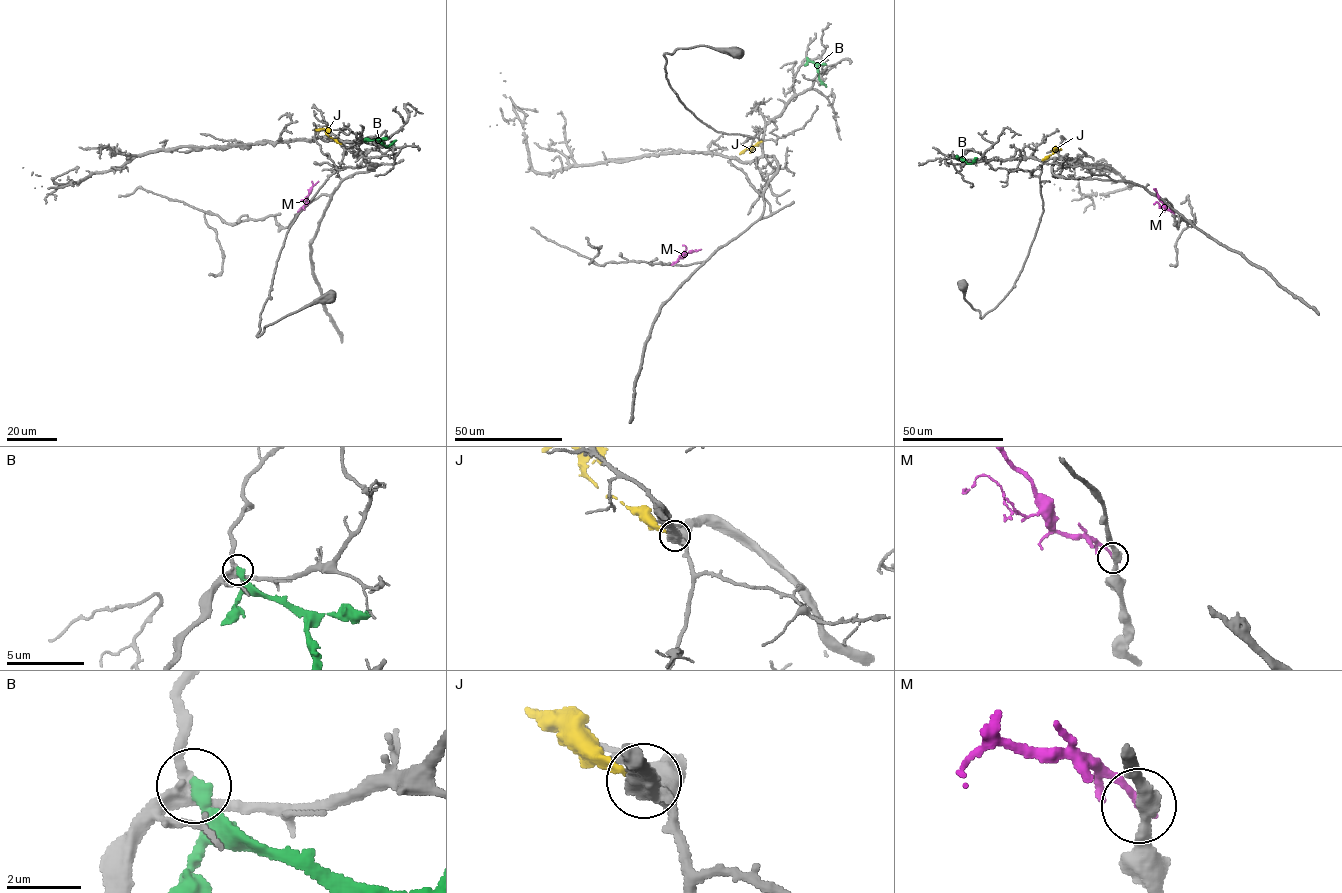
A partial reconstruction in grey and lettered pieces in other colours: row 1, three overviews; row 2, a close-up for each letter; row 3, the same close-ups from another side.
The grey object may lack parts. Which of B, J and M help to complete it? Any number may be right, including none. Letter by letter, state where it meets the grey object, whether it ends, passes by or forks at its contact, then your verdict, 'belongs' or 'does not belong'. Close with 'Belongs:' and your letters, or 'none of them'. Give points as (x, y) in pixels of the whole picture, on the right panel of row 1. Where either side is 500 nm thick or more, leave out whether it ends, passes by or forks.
B: contact (956, 158); it ends; does not belong
J: contact (1043, 160); it ends; does not belong
M: contact (1173, 212); it ends; does not belong
Belongs: none of them

